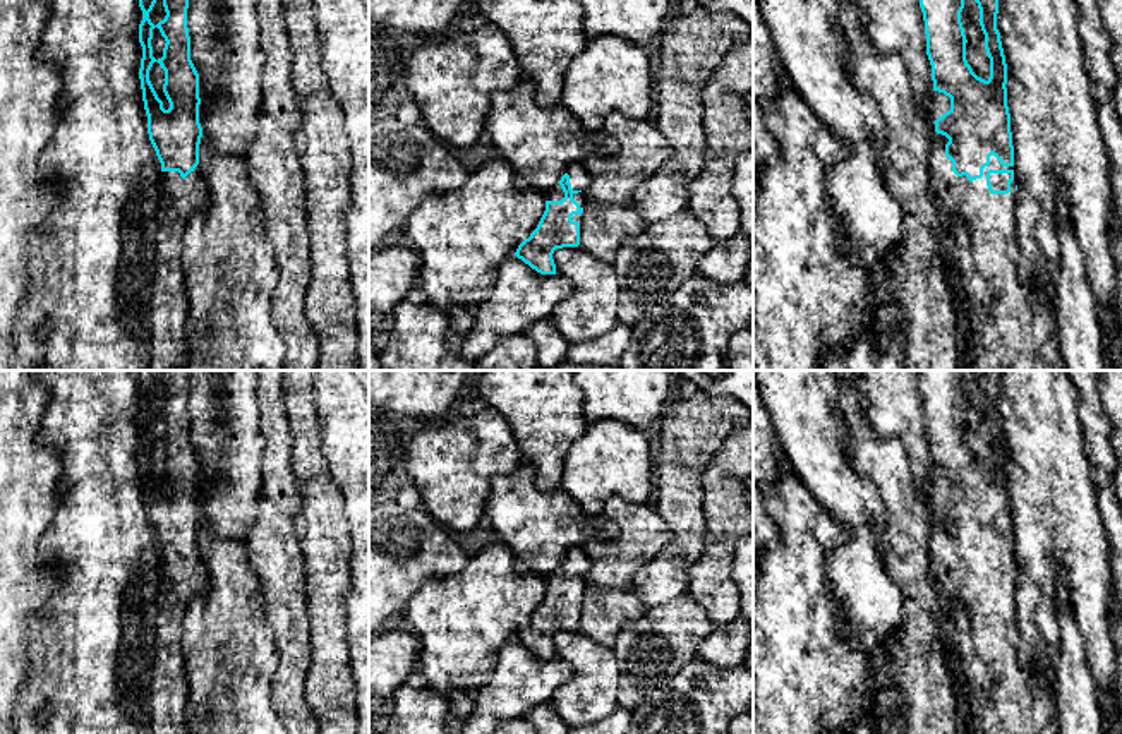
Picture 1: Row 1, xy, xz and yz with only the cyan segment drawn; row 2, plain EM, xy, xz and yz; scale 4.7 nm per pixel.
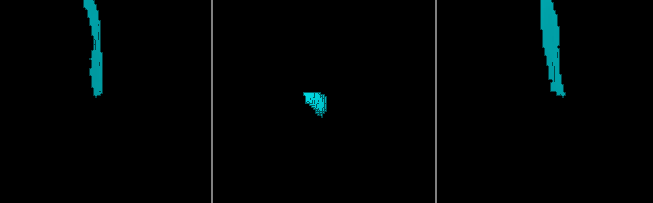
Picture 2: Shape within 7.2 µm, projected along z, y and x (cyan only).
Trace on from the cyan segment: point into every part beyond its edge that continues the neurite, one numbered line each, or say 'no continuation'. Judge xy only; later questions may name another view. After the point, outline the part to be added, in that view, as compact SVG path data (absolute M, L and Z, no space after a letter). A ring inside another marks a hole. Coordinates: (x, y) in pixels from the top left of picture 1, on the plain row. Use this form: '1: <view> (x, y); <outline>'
1: xy (167, 703); M197 549L185 563L161 556L153 611L153 655L148 672L148 734L189 734L189 684L180 648L190 600L204 592L209 569Z

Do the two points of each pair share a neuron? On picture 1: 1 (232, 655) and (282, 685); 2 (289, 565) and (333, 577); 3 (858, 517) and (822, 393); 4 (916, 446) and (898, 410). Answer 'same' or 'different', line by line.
1: different
2: different
3: same
4: same

